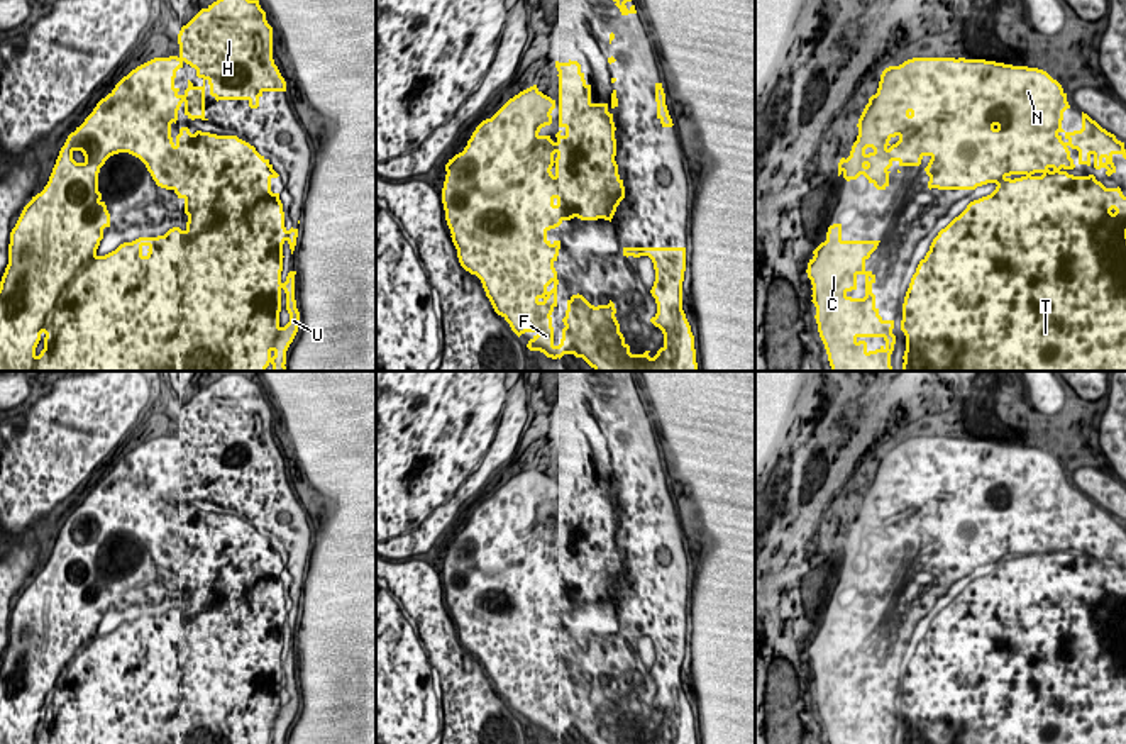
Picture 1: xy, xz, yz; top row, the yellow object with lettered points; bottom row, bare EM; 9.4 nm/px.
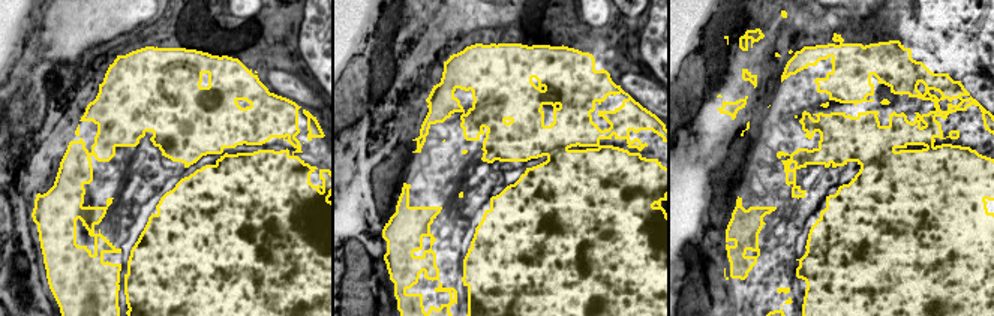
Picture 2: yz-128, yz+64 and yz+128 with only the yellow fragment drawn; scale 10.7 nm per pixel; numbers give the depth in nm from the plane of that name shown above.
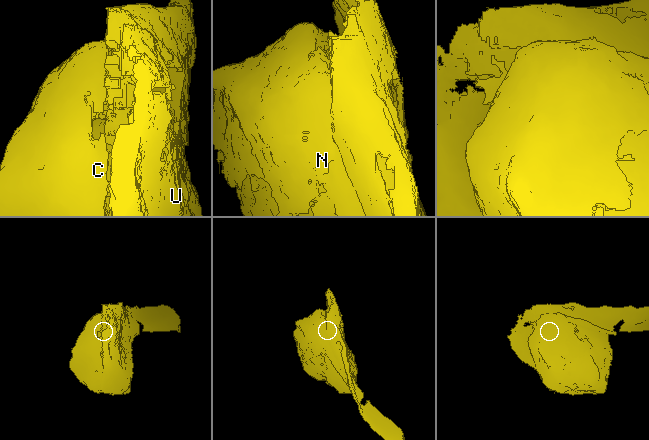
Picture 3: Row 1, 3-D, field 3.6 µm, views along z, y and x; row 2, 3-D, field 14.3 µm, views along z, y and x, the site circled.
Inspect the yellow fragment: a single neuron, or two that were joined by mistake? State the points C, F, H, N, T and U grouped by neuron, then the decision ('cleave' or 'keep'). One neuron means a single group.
C F H T U / N | cleave

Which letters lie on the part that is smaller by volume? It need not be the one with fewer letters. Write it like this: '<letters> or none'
N

